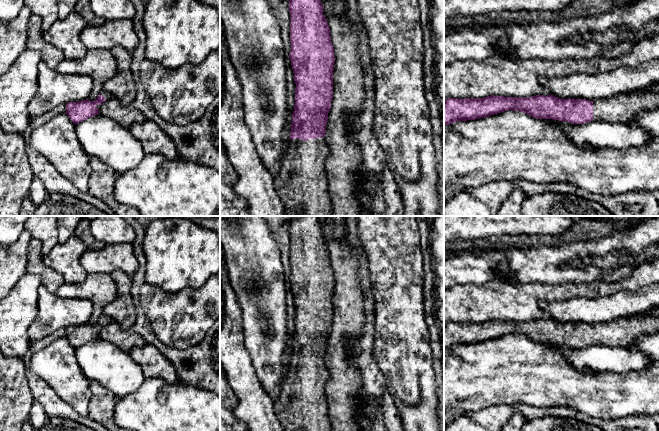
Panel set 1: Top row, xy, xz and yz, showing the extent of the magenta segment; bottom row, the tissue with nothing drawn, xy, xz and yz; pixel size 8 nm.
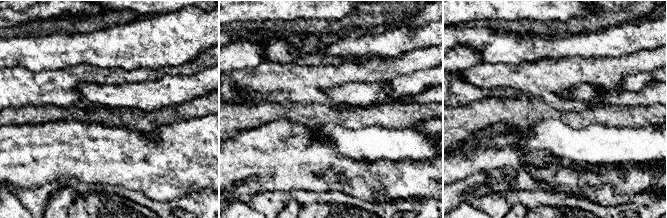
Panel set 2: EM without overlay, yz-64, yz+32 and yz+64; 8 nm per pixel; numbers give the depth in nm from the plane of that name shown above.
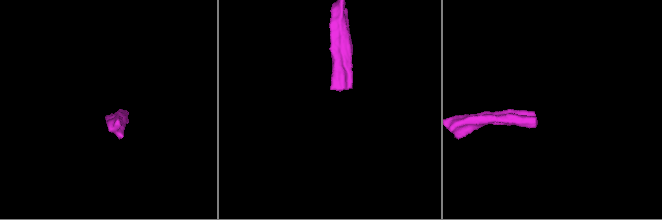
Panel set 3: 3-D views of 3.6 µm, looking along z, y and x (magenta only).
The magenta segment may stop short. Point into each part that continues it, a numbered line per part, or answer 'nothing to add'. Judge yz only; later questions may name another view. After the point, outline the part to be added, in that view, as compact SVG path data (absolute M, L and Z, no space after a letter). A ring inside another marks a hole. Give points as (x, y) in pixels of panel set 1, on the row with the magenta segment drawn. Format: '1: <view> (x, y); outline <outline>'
1: yz (621, 108); outline M636 91L593 101L593 121L624 123L644 111L659 108L659 93Z

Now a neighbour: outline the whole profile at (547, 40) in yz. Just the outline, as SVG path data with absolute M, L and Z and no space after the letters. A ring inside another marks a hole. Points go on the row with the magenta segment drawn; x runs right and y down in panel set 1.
M637 0L624 7L603 15L571 18L560 23L542 23L539 25L498 25L495 27L470 27L455 29L444 37L444 66L458 60L483 61L492 56L510 58L545 58L562 60L604 56L613 58L628 53L639 42L623 40L619 44L600 45L596 42L573 43L570 38L576 34L604 32L608 29L625 26L633 34L644 29L649 22L659 18L659 0Z

